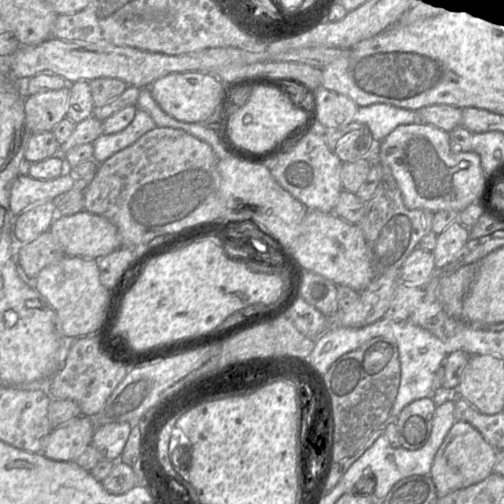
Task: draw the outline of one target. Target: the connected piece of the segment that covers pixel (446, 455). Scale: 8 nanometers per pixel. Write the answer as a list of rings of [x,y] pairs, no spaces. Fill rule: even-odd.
[[[456,421],[437,451],[429,473],[436,487],[438,498],[476,484],[488,477],[493,473],[498,451],[470,423]]]

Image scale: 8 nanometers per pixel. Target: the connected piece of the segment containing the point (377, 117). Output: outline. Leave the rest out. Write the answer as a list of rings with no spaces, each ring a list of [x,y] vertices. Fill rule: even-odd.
[[[375,103],[358,107],[354,121],[367,125],[377,141],[384,140],[396,127],[421,123],[417,111],[386,103]]]

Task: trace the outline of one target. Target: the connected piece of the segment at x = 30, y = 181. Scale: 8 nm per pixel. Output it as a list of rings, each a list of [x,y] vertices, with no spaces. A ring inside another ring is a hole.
[[[68,173],[51,180],[39,180],[18,175],[10,186],[9,204],[14,217],[26,209],[53,200],[69,191],[75,179]]]

